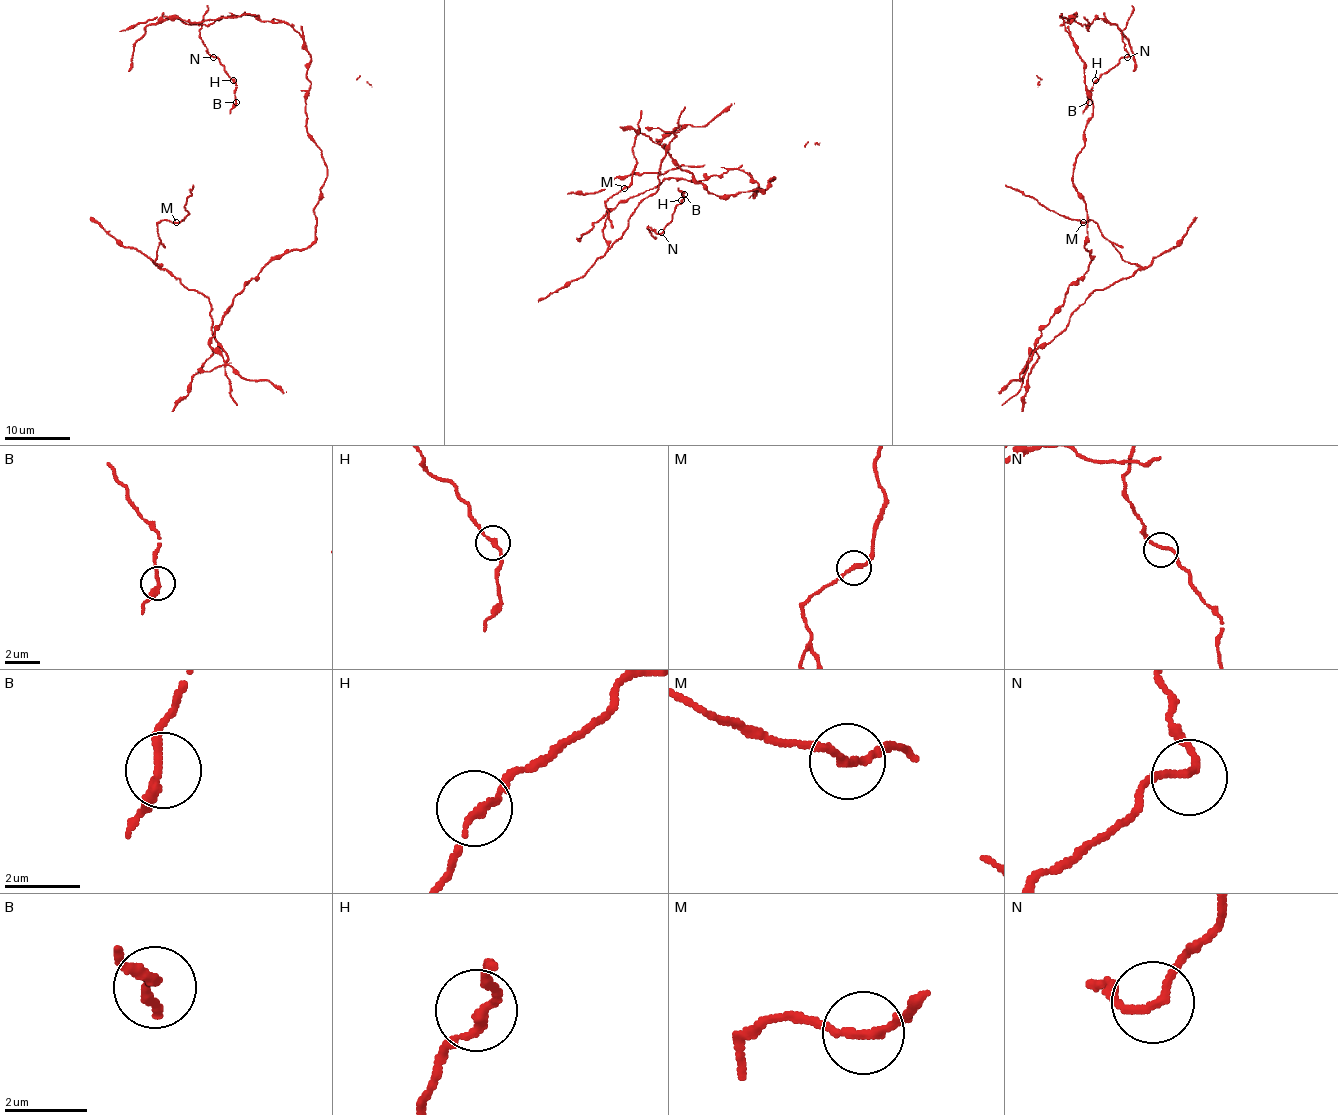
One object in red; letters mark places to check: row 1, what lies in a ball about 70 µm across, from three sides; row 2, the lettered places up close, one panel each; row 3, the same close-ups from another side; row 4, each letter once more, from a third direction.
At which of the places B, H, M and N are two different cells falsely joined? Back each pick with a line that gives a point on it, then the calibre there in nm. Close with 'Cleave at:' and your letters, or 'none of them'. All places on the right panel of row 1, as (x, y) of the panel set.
M: at (1083, 222); 200 nm thick
Cleave at: M

